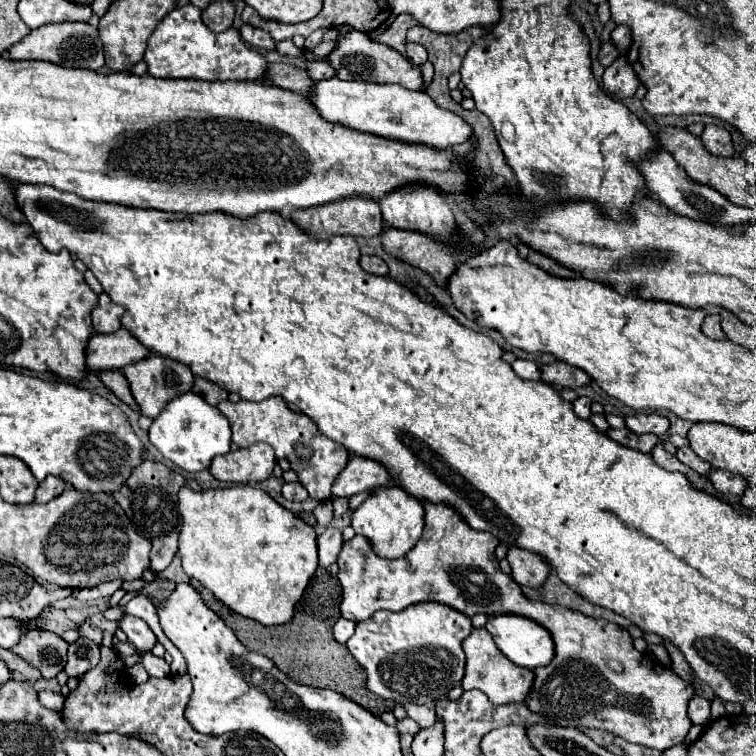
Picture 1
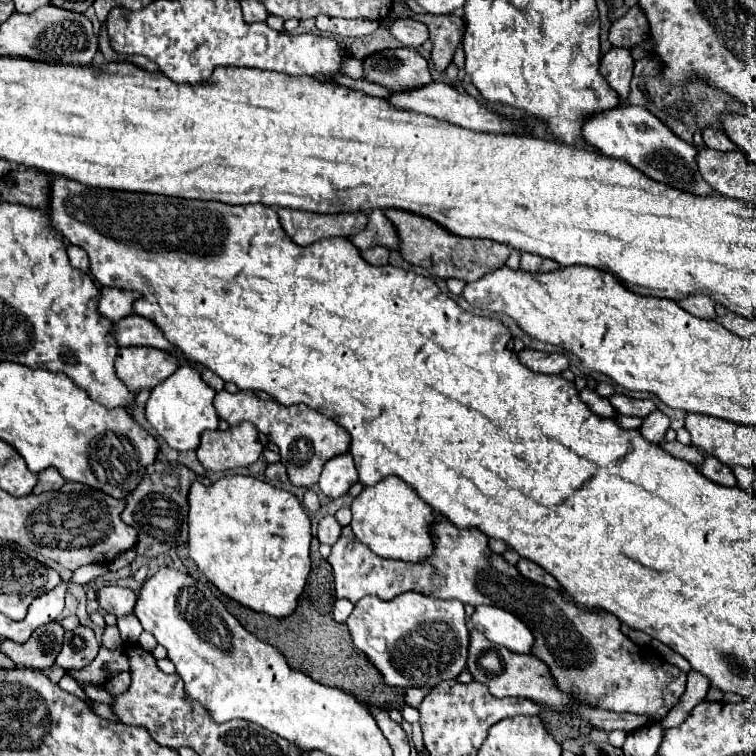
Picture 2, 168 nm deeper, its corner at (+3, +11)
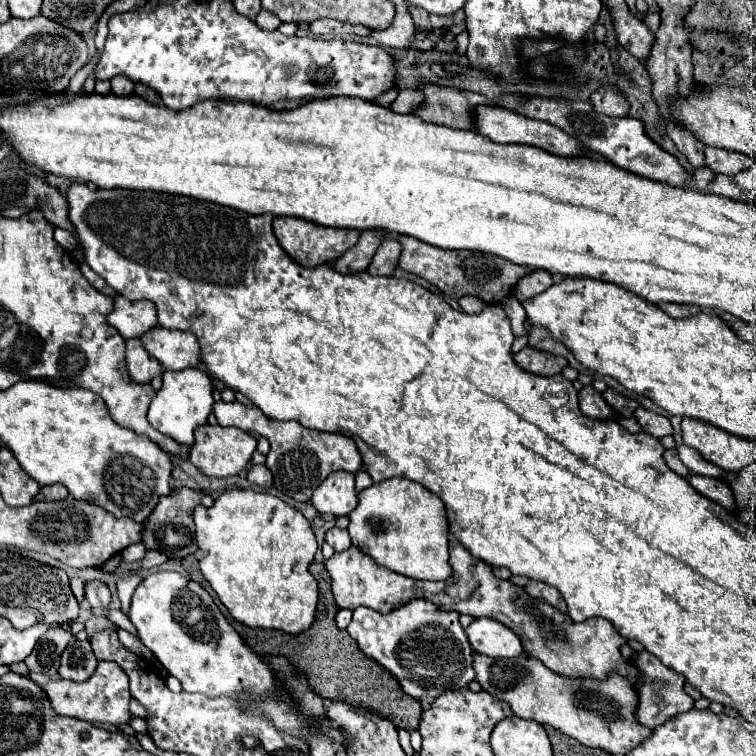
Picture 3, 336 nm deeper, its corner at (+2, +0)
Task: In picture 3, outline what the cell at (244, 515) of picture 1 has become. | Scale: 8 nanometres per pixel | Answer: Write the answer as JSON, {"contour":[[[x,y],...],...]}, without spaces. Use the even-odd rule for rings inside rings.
{"contour":[[[228,490],[214,502],[212,508],[198,506],[194,510],[194,522],[200,570],[234,620],[250,628],[260,626],[290,634],[300,634],[312,626],[318,606],[318,582],[310,574],[308,566],[314,560],[318,544],[312,526],[302,512],[270,494],[254,490]]]}

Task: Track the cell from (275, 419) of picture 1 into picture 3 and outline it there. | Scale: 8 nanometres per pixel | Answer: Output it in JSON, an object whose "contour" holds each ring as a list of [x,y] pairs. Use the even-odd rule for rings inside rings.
{"contour":[[[216,402],[214,404],[214,416],[220,426],[238,426],[248,432],[256,432],[260,436],[266,436],[270,442],[270,452],[266,456],[266,466],[270,468],[274,476],[274,488],[286,494],[288,498],[294,498],[298,502],[310,502],[312,492],[320,486],[320,482],[326,480],[330,472],[358,472],[362,468],[362,456],[354,444],[352,438],[342,434],[324,434],[316,430],[308,430],[298,422],[278,422],[272,418],[266,418],[260,408],[256,406],[244,406],[242,402]]]}

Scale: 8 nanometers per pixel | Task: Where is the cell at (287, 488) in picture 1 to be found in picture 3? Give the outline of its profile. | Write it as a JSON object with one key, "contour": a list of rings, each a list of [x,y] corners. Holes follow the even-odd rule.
{"contour":[[[260,464],[260,466],[252,466],[252,468],[248,470],[246,478],[248,478],[252,484],[264,486],[264,488],[272,486],[272,474],[270,474],[270,470],[268,470],[264,464]]]}

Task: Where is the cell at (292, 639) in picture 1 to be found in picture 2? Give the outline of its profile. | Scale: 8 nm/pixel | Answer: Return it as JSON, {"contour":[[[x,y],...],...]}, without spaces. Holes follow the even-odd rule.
{"contour":[[[317,539],[311,541],[311,563],[313,563],[313,567],[311,567],[307,585],[299,597],[299,605],[297,605],[295,613],[291,613],[285,619],[275,619],[275,617],[269,617],[265,613],[257,613],[253,609],[247,609],[241,603],[229,599],[225,595],[217,595],[217,597],[223,601],[227,611],[231,611],[231,615],[249,633],[253,633],[257,639],[279,649],[293,669],[307,673],[311,679],[315,679],[323,685],[341,687],[343,691],[355,693],[359,697],[359,701],[365,705],[399,709],[403,705],[403,689],[397,689],[397,697],[395,697],[393,689],[383,683],[381,673],[375,669],[375,665],[369,663],[369,659],[353,647],[349,629],[341,627],[341,623],[337,623],[331,617],[333,603],[335,603],[333,571],[331,571],[331,565],[319,555],[319,541]]]}

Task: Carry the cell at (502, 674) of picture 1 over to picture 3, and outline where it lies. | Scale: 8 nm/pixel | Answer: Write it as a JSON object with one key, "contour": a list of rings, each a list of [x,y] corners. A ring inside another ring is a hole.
{"contour":[[[476,654],[474,670],[482,690],[508,702],[516,716],[550,724],[584,746],[600,748],[610,754],[626,754],[654,732],[652,728],[642,728],[642,724],[636,724],[638,692],[622,676],[612,674],[608,680],[572,680],[570,676],[552,672],[540,660],[526,654],[520,654],[520,658],[500,660]]]}

